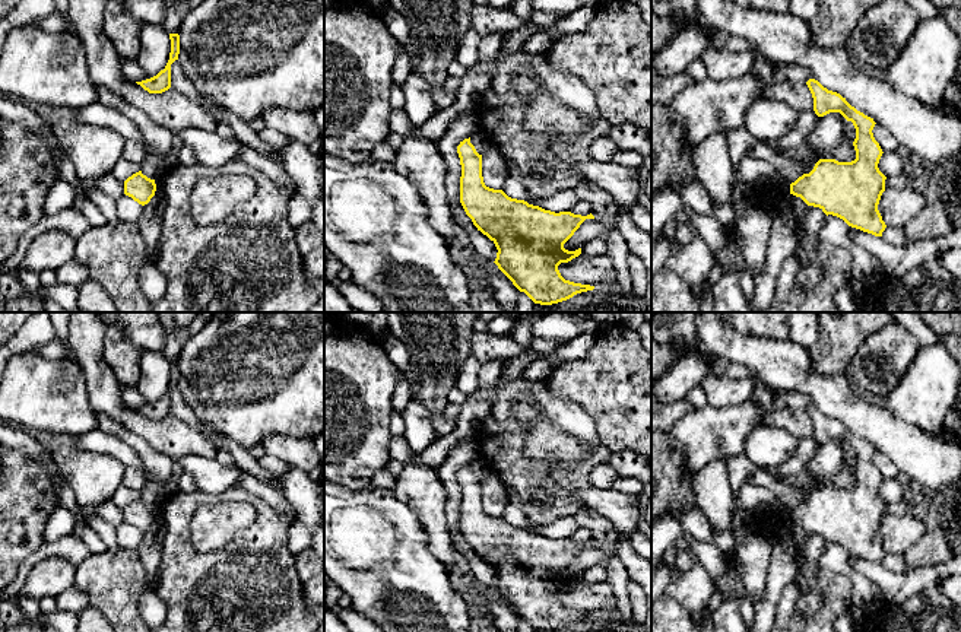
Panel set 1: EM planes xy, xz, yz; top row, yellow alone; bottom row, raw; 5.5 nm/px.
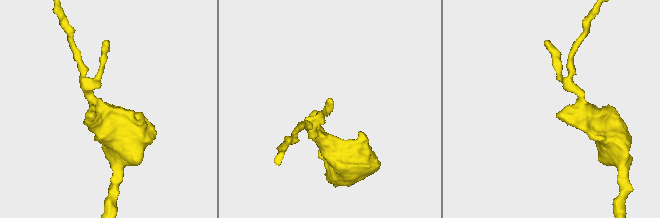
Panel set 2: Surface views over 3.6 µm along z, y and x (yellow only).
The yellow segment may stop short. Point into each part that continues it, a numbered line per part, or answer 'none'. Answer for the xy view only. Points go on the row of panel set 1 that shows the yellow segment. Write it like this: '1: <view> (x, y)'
none

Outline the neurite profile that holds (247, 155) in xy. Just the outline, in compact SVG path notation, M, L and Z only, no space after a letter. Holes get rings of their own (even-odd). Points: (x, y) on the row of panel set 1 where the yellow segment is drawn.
M241 143L241 149L235 158L235 162L241 162L244 165L259 169L273 182L285 187L291 193L291 197L295 194L295 187L291 182L288 174L277 163L275 163L267 156L256 152L253 147Z

